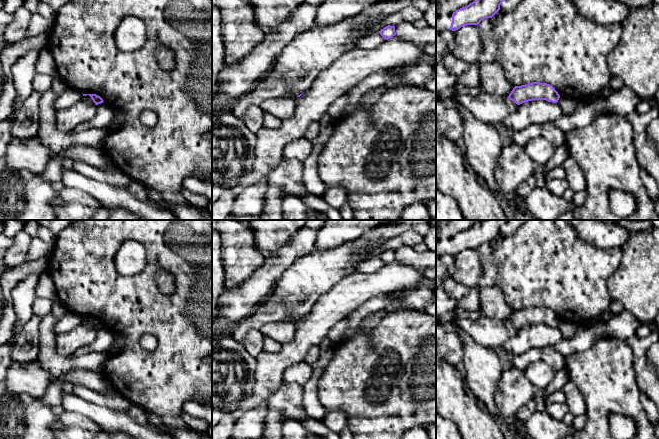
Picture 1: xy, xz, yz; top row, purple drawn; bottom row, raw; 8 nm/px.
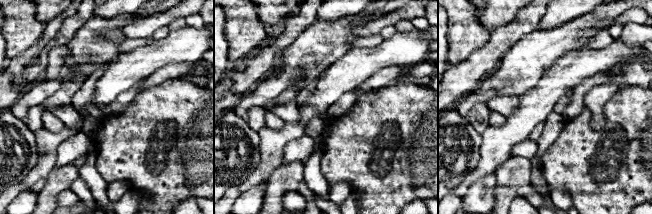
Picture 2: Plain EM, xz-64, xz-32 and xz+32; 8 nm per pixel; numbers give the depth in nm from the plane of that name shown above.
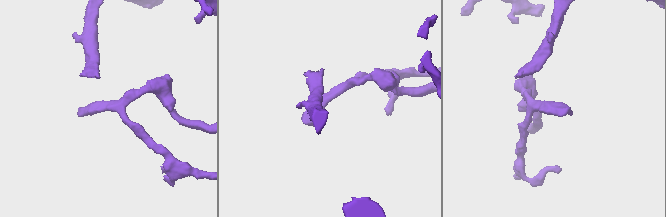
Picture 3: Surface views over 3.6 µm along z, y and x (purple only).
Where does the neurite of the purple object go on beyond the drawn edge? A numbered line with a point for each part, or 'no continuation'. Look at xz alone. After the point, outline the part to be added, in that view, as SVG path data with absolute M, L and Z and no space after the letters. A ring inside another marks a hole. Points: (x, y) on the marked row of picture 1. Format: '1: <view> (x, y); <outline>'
no continuation

